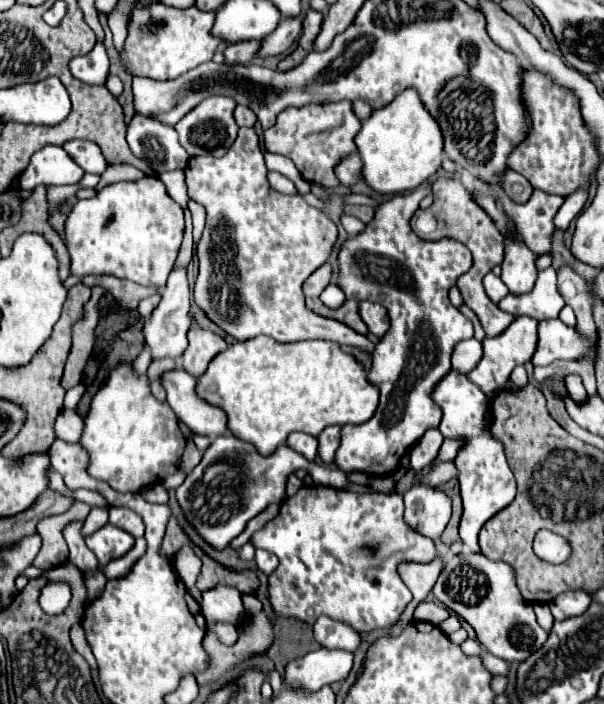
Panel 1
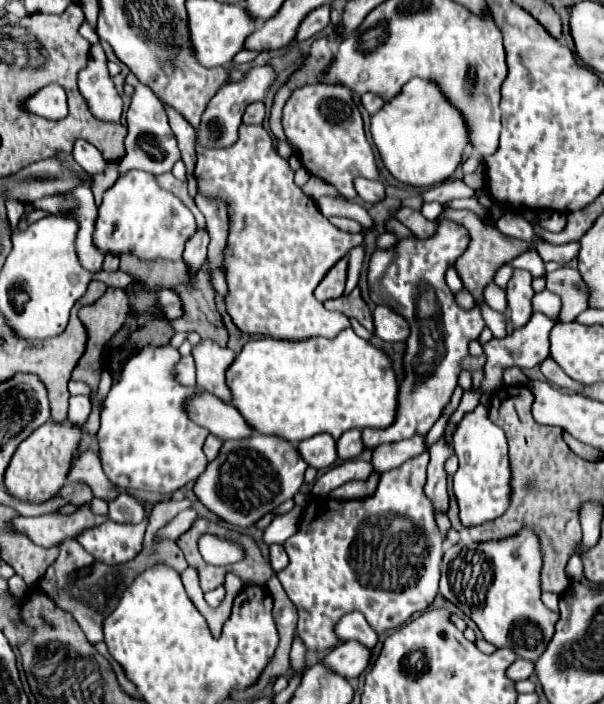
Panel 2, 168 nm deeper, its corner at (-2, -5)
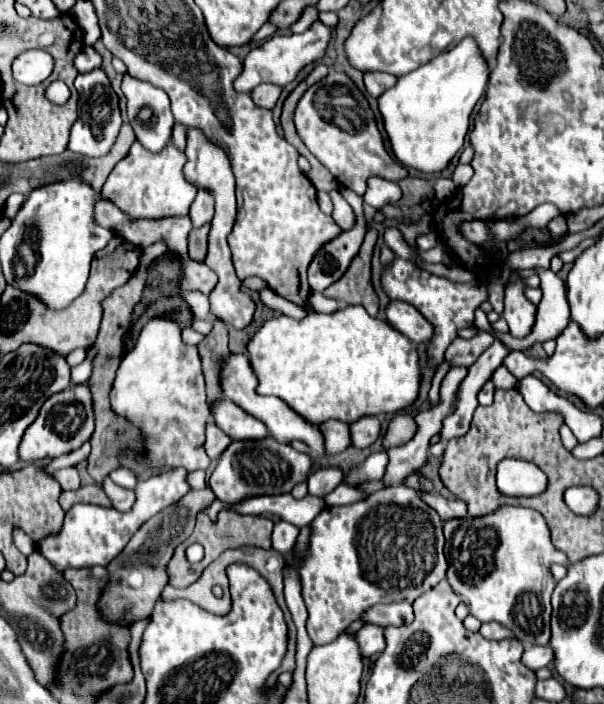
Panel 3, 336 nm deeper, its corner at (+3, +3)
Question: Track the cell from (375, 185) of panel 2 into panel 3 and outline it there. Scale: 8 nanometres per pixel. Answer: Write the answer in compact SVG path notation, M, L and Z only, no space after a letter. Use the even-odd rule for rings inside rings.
M370 177L368 179L368 191L364 193L364 201L374 207L374 209L382 209L388 203L396 203L400 201L402 191L398 187L398 183L394 181L386 181L382 177Z

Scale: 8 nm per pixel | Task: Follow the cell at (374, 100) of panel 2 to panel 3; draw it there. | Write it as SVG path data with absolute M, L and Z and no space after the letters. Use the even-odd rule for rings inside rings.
M368 71L364 73L364 85L366 85L366 91L374 97L380 97L386 89L390 89L394 83L396 83L396 75L390 75L390 73L380 73L380 71Z

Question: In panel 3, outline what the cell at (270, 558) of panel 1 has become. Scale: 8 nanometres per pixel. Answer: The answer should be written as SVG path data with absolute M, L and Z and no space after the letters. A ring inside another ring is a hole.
M278 521L274 525L274 533L272 533L272 547L276 551L282 553L290 553L296 545L296 537L298 537L300 529L288 521Z

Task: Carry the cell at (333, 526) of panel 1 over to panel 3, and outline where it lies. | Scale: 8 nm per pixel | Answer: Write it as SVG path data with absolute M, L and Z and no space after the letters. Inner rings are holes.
M454 365L442 379L440 405L436 409L422 411L420 415L414 417L416 433L408 443L388 449L390 465L384 475L386 487L382 491L376 491L368 499L352 503L352 505L326 505L322 513L312 521L310 549L300 567L300 577L302 577L302 597L308 607L306 627L314 645L326 645L334 641L344 629L350 627L350 623L360 619L360 615L372 605L392 603L392 601L412 603L416 597L434 589L446 577L448 563L444 557L444 535L442 535L444 523L440 515L418 497L414 489L408 489L402 485L402 479L426 463L426 449L430 445L430 439L436 433L440 433L444 417L454 411L458 389L466 373L468 373L468 367Z

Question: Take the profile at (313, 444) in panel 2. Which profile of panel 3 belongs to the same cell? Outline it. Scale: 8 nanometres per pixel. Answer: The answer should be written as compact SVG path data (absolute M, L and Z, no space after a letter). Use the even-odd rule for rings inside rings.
M326 421L320 425L322 427L322 433L326 437L326 453L328 455L334 455L334 453L340 453L344 449L348 449L352 445L352 439L350 439L350 425L348 423L342 423L342 421Z

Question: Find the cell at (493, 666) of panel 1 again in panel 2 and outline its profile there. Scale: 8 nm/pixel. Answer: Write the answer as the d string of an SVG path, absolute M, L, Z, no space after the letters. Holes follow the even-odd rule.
M517 659L517 661L515 661L515 663L511 663L511 667L507 669L507 677L511 677L513 681L529 679L531 675L533 675L533 663L531 663L531 661Z

